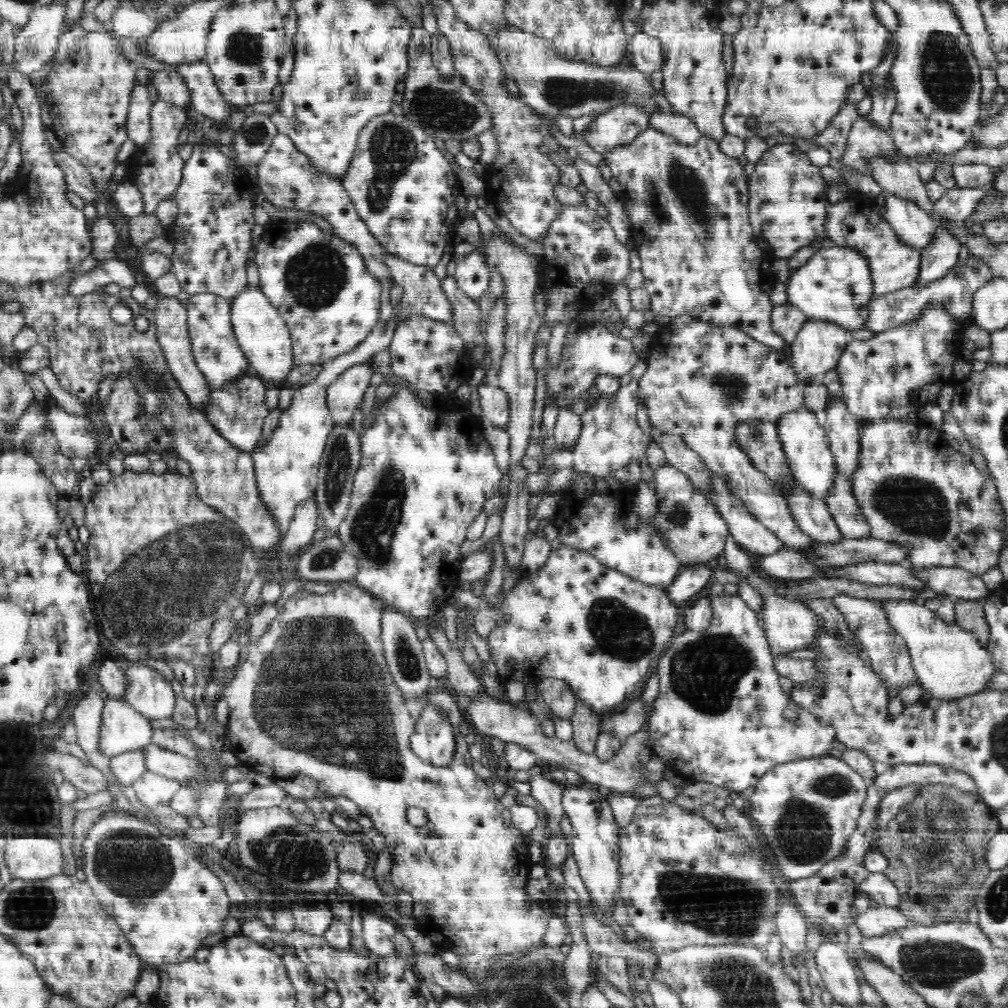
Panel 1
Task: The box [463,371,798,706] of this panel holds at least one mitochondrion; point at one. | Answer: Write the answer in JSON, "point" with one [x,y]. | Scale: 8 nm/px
{"point":[616,629]}

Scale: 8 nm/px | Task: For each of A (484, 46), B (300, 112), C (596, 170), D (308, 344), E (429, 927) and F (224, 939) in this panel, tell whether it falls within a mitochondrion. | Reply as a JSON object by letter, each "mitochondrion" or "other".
{"A":"other","B":"other","C":"other","D":"other","E":"other","F":"other"}

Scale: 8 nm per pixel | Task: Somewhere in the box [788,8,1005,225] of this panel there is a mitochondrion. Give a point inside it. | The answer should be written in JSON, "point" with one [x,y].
{"point":[946,78]}

